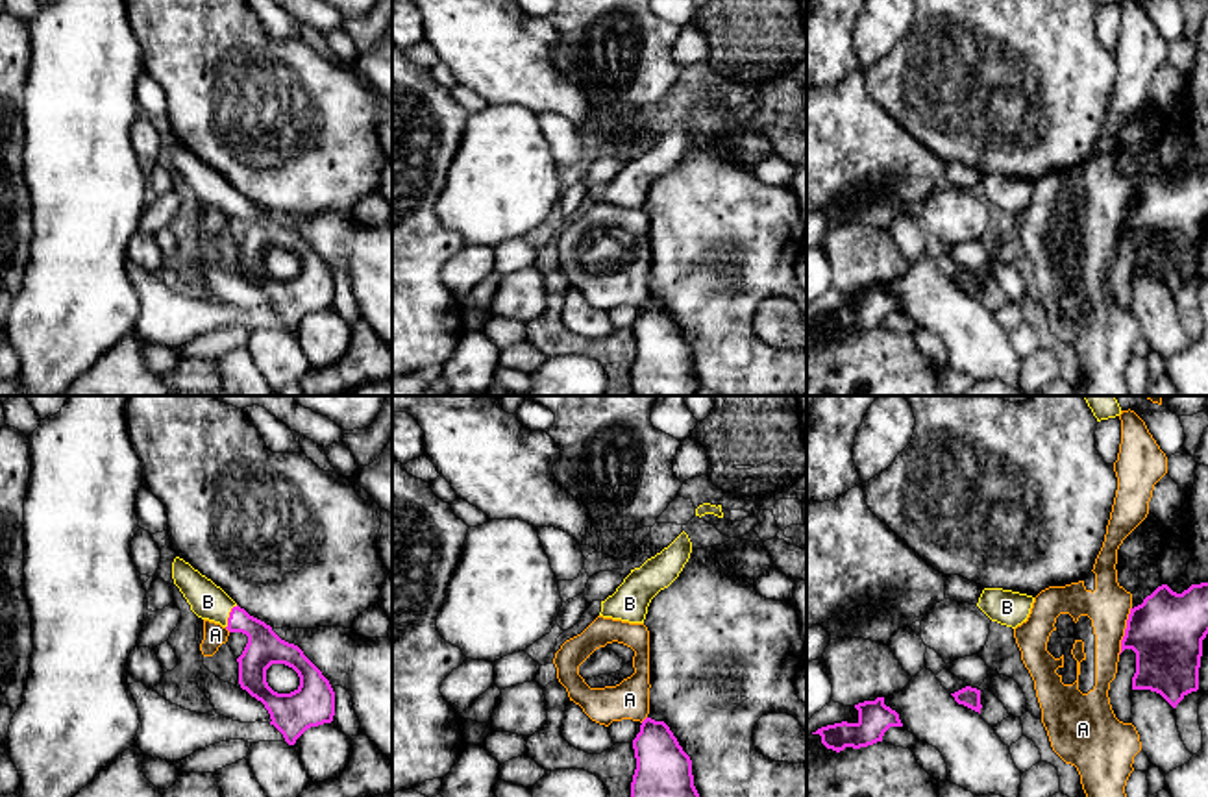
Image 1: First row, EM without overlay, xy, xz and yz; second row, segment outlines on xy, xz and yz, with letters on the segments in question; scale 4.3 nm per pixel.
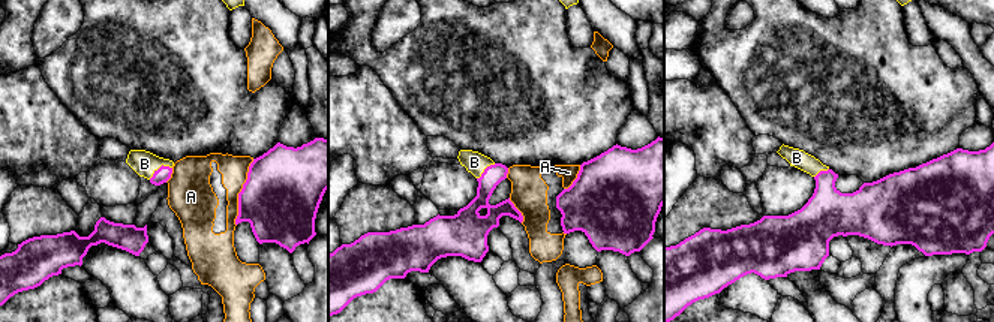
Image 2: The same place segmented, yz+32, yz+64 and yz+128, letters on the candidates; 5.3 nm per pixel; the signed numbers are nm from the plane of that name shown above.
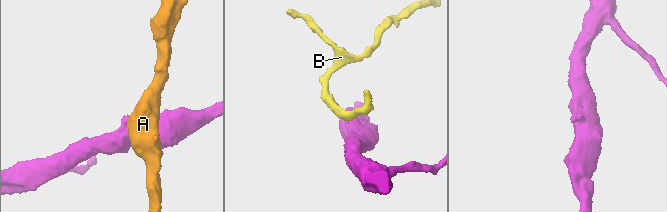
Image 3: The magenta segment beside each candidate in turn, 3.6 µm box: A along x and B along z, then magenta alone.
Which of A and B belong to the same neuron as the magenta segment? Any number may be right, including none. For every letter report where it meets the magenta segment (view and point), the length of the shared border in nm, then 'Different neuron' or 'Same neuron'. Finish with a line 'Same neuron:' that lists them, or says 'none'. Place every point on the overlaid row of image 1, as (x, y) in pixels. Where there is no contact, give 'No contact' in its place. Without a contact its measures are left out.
A: Touches magenta at yz (1125, 631). Shared border 220 nm. Different neuron
B: Touches magenta at xy (230, 616). Shared border 120 nm. Same neuron
Same neuron: B

